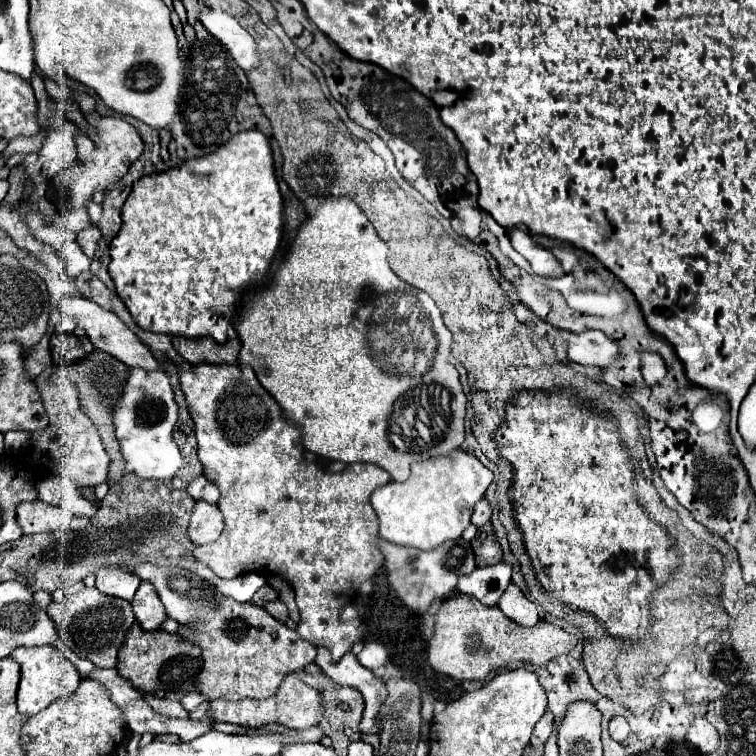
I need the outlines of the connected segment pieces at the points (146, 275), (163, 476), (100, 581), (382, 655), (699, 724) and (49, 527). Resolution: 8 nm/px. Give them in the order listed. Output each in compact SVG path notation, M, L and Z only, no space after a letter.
M246 130L242 134L234 134L234 138L230 138L228 144L214 150L214 154L206 154L202 158L190 158L176 168L158 172L158 174L150 174L150 176L142 176L138 182L134 182L134 188L122 208L122 228L110 244L110 256L112 256L110 276L114 280L118 296L124 300L126 308L130 310L130 314L134 316L138 326L142 326L144 330L162 332L162 334L170 334L170 336L186 336L186 338L208 336L208 338L214 338L216 342L226 342L226 330L232 324L232 318L238 310L242 296L248 290L256 288L258 282L266 276L270 262L278 250L280 238L282 238L282 196L280 196L278 182L274 176L272 150L270 150L268 138L262 132Z
M132 368L128 382L124 386L124 394L116 404L114 410L114 426L116 426L116 436L120 442L120 450L126 460L126 472L134 472L138 478L154 478L154 480L168 480L174 478L182 464L182 456L178 446L172 440L172 430L176 424L176 414L166 414L172 412L176 406L168 406L168 374L164 370L154 370L146 372L142 368Z
M102 568L96 572L96 588L106 596L132 600L140 586L140 578L122 568Z
M366 642L364 648L358 654L358 660L360 660L360 664L364 668L376 670L376 668L380 668L380 666L386 664L388 652L386 652L386 648L380 642Z
M696 718L694 720L694 724L688 730L686 740L692 742L702 754L714 752L718 748L718 742L720 742L716 728L708 720L704 720L704 718Z
M32 500L32 502L20 502L16 506L16 522L24 534L58 532L70 528L72 516L60 506Z

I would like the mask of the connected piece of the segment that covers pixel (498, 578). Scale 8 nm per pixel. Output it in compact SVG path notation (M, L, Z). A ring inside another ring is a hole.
M504 562L494 566L482 566L470 574L464 574L458 580L456 590L460 594L468 594L476 598L484 606L496 606L506 586L510 584L510 574L512 574L512 566Z

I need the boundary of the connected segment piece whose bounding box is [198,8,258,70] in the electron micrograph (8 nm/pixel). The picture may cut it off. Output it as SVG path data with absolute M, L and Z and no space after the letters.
M204 8L198 14L198 20L230 52L242 70L258 66L258 50L254 38L250 38L250 34L228 12Z

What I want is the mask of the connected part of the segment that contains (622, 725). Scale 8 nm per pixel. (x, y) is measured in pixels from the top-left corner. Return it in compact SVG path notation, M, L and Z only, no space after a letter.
M612 718L610 720L610 736L616 742L624 742L628 734L630 734L630 726L628 726L628 722L624 718Z

